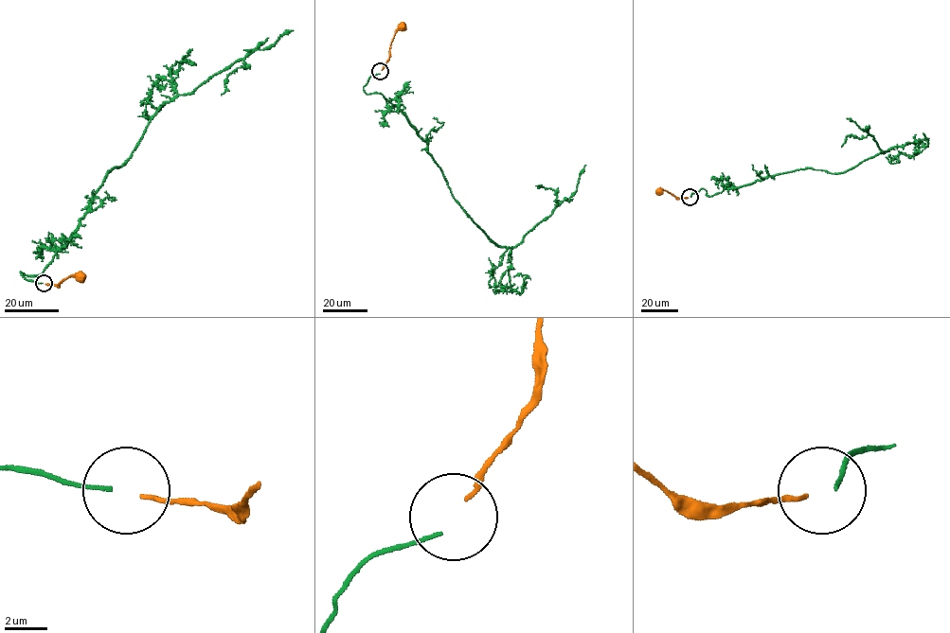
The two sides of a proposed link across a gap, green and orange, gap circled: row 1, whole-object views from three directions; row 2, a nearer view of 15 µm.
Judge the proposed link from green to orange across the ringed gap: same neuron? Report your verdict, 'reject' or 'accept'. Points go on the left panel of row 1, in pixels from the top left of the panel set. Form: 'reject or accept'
accept

